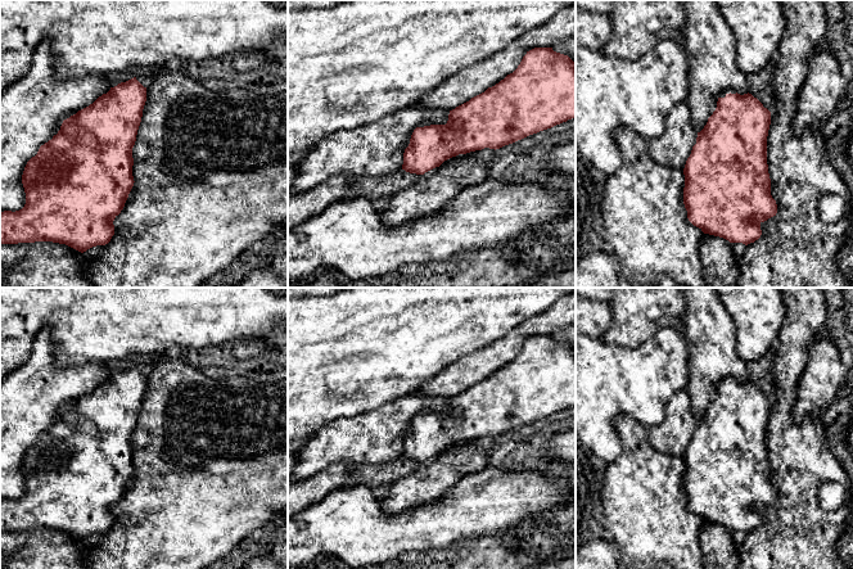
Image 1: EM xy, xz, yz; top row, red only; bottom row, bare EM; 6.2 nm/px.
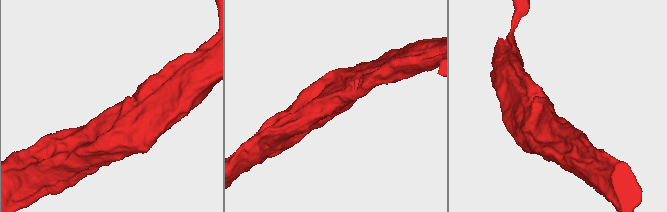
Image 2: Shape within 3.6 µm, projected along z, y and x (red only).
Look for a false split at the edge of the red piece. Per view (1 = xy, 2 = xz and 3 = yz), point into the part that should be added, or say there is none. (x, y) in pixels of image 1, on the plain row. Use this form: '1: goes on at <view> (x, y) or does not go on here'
1: does not go on here
2: does not go on here
3: goes on at yz (722, 382)

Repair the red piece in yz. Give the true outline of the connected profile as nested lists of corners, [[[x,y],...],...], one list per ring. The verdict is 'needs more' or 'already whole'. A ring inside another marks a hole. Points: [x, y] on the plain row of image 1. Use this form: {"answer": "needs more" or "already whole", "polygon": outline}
{"answer": "needs more", "polygon": [[[731,376],[718,381],[717,396],[698,420],[683,456],[687,506],[704,521],[748,533],[761,525],[761,511],[776,503],[767,452],[769,412],[771,399],[752,381],[740,383]]]}

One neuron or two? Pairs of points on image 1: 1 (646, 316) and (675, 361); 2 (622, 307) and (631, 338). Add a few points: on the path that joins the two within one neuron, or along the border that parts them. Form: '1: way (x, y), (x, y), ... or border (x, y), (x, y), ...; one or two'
1: border (668, 325), (659, 329), (639, 346), (631, 347); two
2: way (630, 315), (631, 330); one

